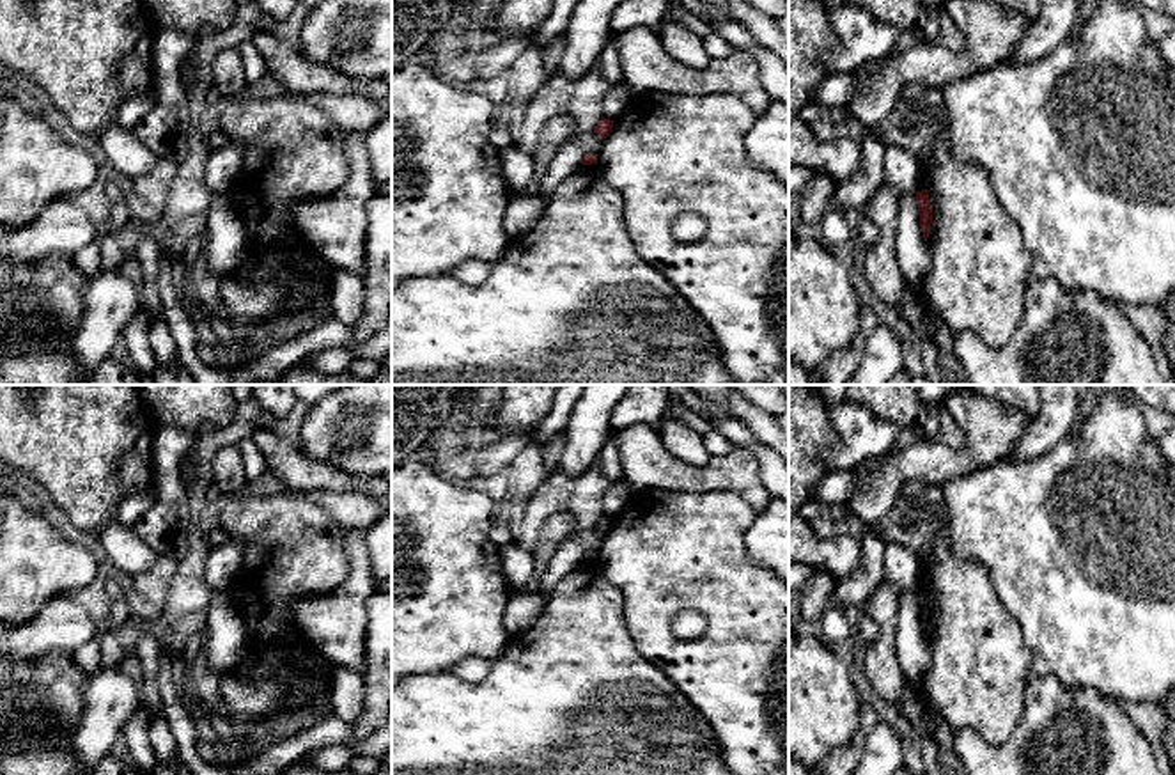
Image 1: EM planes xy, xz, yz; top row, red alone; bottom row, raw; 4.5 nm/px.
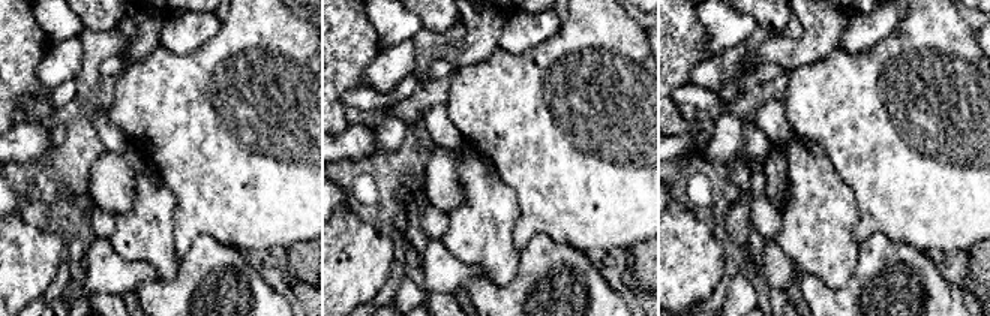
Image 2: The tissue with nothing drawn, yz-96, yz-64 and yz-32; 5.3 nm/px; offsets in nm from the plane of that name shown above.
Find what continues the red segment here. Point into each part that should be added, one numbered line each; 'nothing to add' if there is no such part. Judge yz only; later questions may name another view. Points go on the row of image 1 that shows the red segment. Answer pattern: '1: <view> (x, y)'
nothing to add

